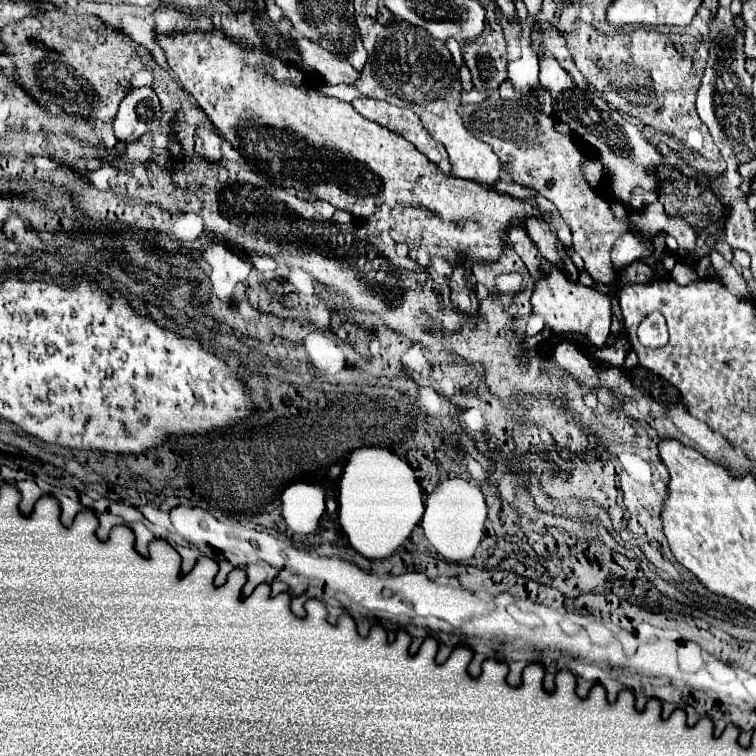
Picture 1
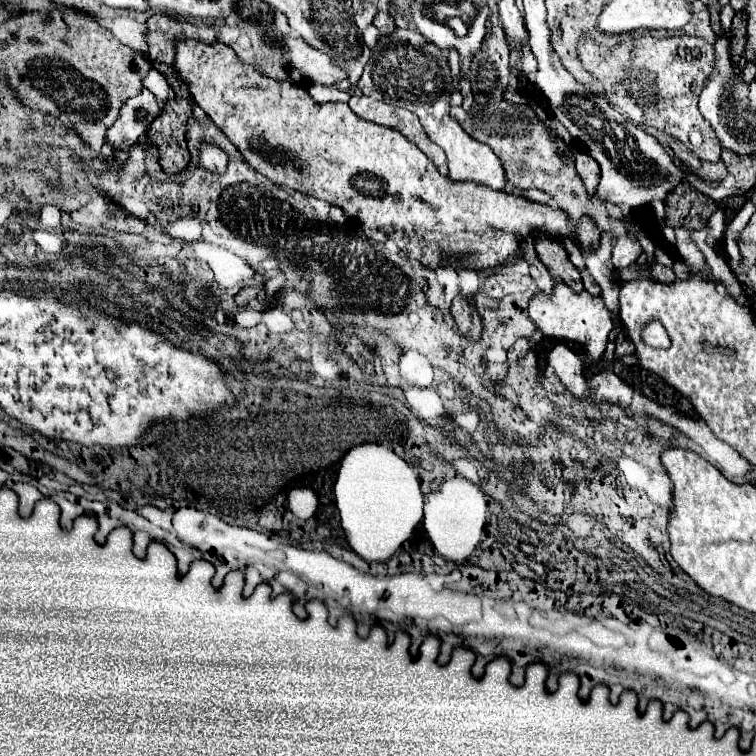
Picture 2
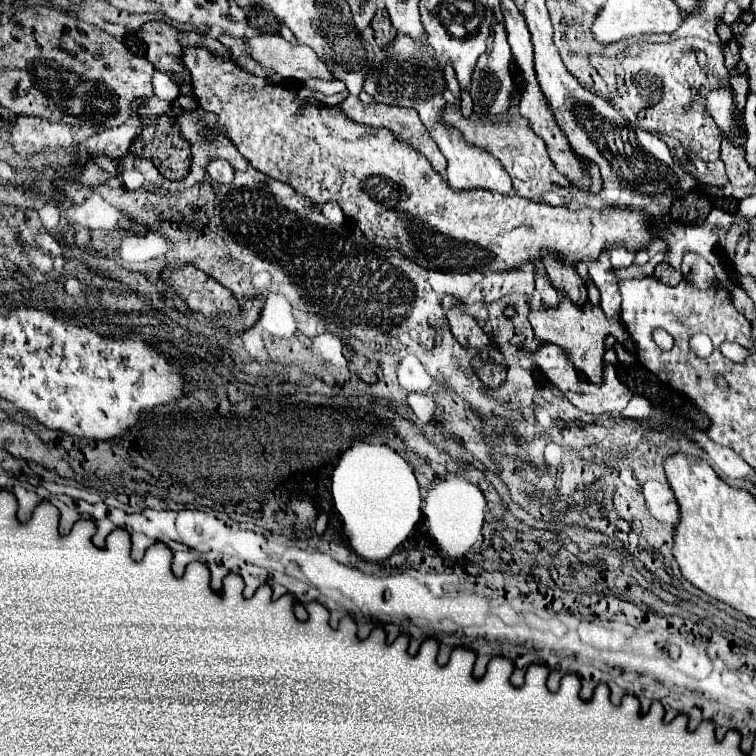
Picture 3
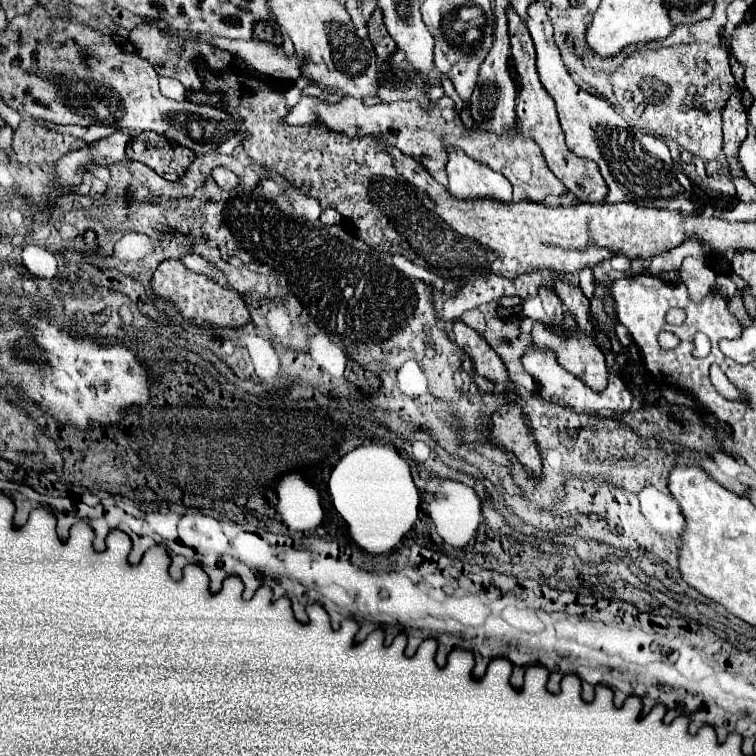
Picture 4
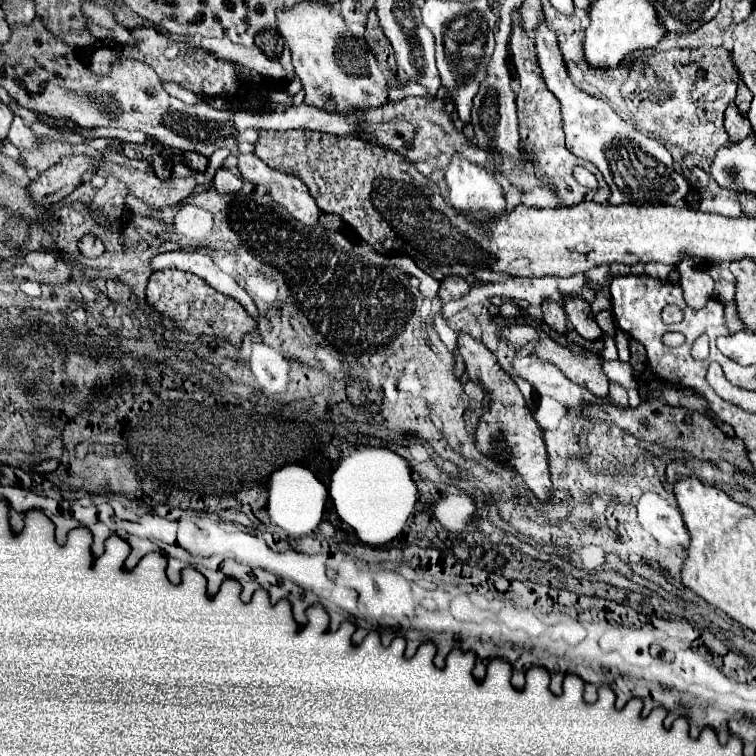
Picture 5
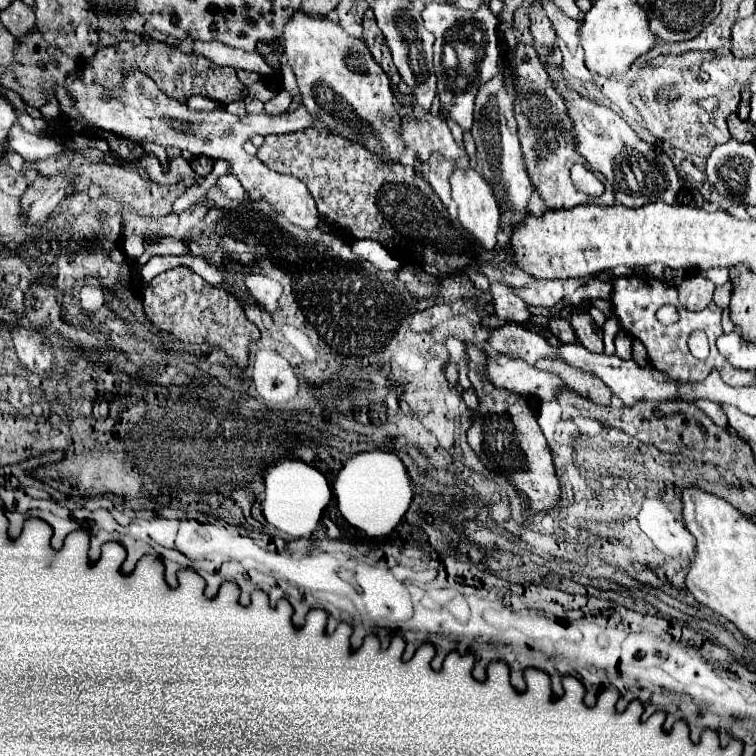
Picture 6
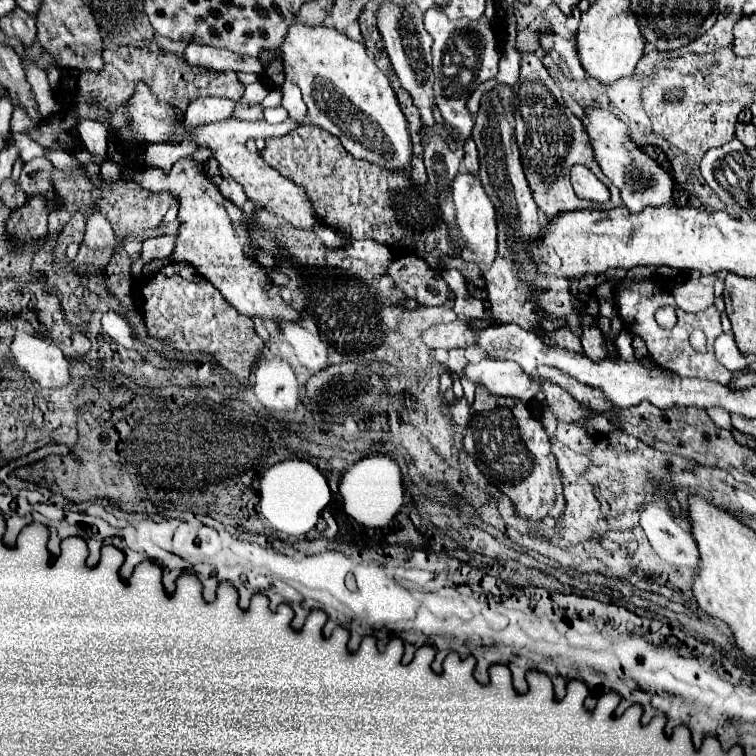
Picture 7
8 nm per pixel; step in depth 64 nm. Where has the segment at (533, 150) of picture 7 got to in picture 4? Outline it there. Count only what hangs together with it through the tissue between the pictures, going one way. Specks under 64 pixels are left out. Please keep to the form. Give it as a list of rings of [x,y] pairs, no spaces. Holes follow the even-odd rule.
[[[508,8],[508,28],[510,28],[510,48],[512,48],[512,58],[520,76],[520,94],[518,94],[518,104],[516,104],[516,114],[520,122],[520,132],[522,136],[534,140],[540,144],[544,160],[548,168],[554,172],[554,176],[566,186],[574,202],[602,202],[604,196],[608,194],[606,182],[594,162],[586,162],[584,158],[578,158],[572,154],[564,142],[564,132],[558,122],[558,112],[552,96],[546,92],[546,88],[540,84],[538,72],[536,72],[536,56],[534,56],[534,42],[530,38],[530,32],[524,24],[524,20]]]

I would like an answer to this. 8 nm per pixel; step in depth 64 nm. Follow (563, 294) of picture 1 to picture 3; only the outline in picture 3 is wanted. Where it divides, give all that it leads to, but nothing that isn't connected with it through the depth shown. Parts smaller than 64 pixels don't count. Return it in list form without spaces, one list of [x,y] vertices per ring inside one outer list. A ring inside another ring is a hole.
[[[562,296],[562,302],[560,302],[560,308],[556,312],[538,312],[538,314],[530,314],[530,324],[532,324],[532,330],[534,330],[534,336],[540,340],[540,342],[548,342],[548,344],[556,344],[564,350],[568,362],[578,370],[582,372],[592,384],[604,384],[604,376],[602,376],[602,370],[604,370],[604,338],[608,334],[612,334],[617,339],[617,342],[623,343],[629,338],[628,332],[620,322],[620,320],[612,320],[612,318],[606,318],[602,308],[600,306],[592,306],[590,302],[580,310],[576,308],[576,304],[572,304],[570,300],[564,300]]]

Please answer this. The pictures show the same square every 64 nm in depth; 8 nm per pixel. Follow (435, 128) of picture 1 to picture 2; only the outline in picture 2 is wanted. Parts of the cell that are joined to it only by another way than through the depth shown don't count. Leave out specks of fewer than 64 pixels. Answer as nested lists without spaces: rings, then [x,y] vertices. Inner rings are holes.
[[[396,30],[388,38],[380,38],[380,46],[374,50],[370,62],[366,64],[358,88],[364,92],[364,96],[414,112],[420,118],[426,134],[446,152],[450,168],[448,178],[452,182],[476,182],[494,190],[504,190],[506,172],[492,148],[472,140],[460,128],[460,124],[448,116],[448,100],[450,92],[454,90],[450,82],[452,78],[446,56],[434,44],[428,44],[428,40],[420,36],[420,32]]]

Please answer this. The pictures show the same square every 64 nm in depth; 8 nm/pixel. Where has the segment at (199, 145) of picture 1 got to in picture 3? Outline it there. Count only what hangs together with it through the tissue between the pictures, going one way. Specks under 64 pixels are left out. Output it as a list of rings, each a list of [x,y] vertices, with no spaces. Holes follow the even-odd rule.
[[[222,158],[212,160],[206,170],[208,170],[208,174],[210,174],[218,184],[232,184],[232,180],[234,180],[234,170],[232,170],[232,166],[230,166],[226,160],[222,160]]]

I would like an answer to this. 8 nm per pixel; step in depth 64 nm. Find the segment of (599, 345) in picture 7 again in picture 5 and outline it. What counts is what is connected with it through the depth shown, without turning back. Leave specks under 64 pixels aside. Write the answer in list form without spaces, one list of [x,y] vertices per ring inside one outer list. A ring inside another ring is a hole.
[[[564,298],[564,310],[572,324],[572,328],[588,342],[596,342],[602,338],[602,330],[594,320],[590,304],[582,298]]]

